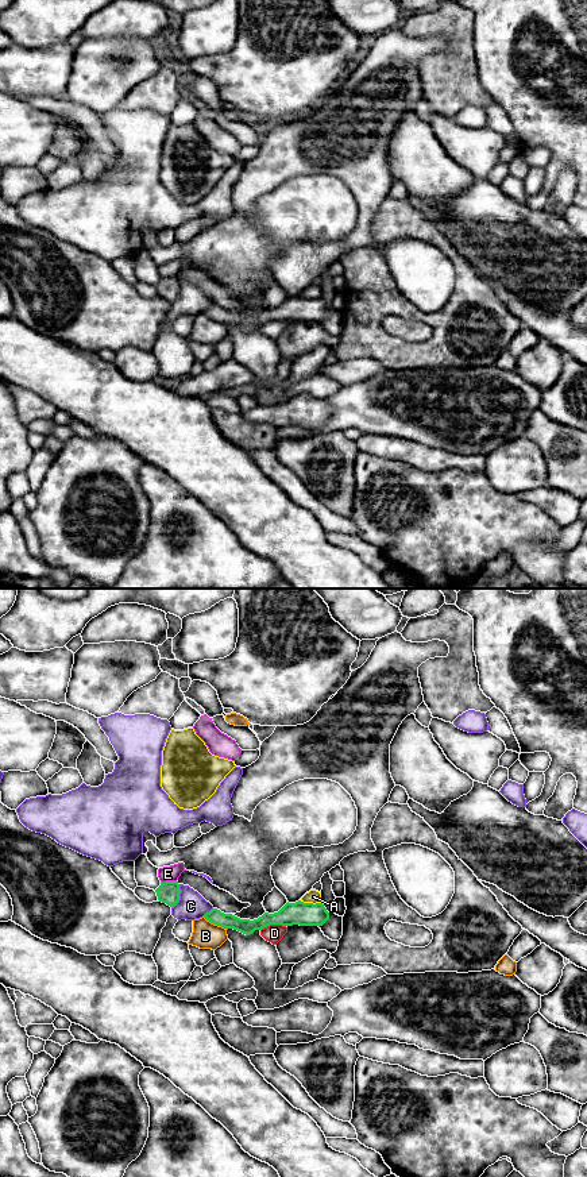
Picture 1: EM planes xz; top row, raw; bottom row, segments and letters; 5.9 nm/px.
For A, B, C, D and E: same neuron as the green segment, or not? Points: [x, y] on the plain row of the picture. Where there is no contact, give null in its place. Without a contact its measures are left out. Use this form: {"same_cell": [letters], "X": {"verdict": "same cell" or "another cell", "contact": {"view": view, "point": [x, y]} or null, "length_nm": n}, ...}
{"same_cell": [], "A": {"verdict": "another cell", "contact": {"view": "xz", "point": [311, 298]}, "length_nm": 130}, "B": {"verdict": "another cell", "contact": {"view": "xz", "point": [215, 319]}, "length_nm": 170}, "C": {"verdict": "another cell", "contact": {"view": "xz", "point": [178, 292]}, "length_nm": 150}, "D": {"verdict": "another cell", "contact": {"view": "xz", "point": [273, 319]}, "length_nm": 160}, "E": {"verdict": "another cell", "contact": {"view": "xz", "point": [168, 277]}, "length_nm": 100}}

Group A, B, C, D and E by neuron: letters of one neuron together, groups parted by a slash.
A / B / C / D / E

